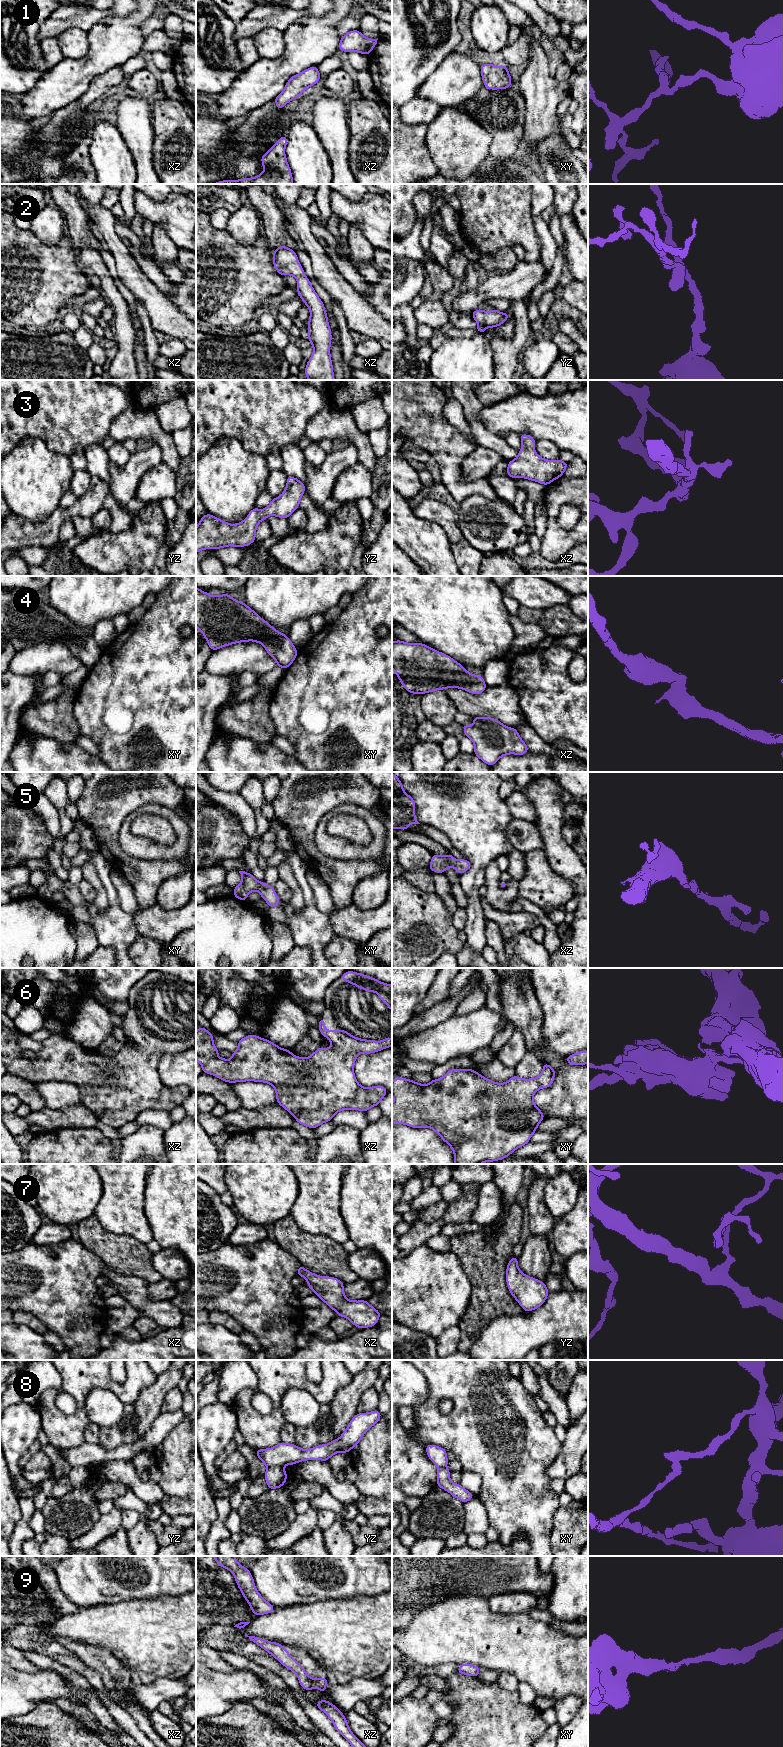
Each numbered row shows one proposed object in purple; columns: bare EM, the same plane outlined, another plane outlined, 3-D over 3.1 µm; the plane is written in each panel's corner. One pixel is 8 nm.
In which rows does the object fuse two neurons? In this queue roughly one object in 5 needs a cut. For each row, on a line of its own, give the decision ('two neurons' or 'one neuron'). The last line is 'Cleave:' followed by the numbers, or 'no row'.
1: one neuron
2: one neuron
3: one neuron
4: one neuron
5: one neuron
6: one neuron
7: one neuron
8: two neurons
9: one neuron
Cleave: 8

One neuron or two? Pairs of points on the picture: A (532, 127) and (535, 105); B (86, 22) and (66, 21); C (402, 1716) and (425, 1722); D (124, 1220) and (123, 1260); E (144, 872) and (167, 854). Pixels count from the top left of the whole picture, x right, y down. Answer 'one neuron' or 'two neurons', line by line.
A: one neuron
B: one neuron
C: one neuron
D: two neurons
E: two neurons

